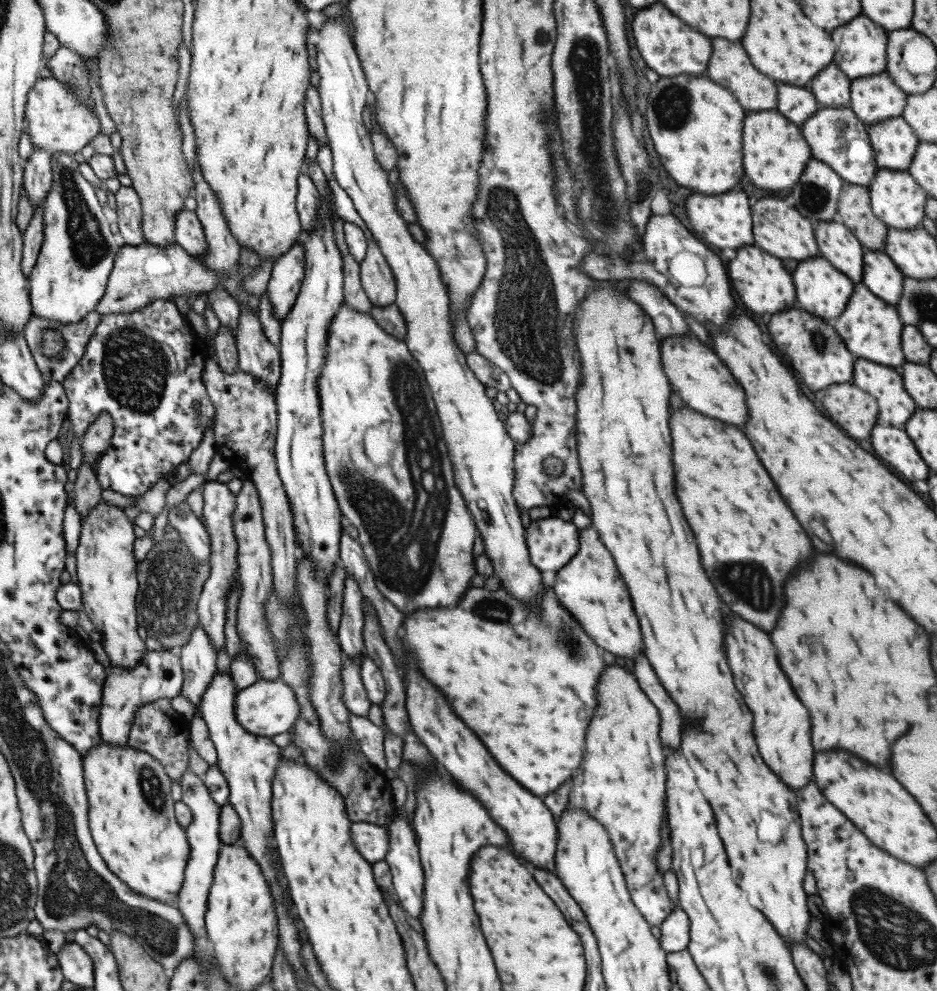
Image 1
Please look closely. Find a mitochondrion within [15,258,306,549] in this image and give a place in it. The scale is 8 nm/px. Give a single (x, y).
(135, 366)

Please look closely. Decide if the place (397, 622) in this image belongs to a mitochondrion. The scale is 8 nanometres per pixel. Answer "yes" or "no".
no

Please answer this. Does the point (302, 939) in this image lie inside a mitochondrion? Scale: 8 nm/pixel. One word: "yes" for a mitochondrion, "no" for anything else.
no

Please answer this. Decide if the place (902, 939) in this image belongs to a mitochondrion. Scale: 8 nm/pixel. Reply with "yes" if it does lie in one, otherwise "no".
yes

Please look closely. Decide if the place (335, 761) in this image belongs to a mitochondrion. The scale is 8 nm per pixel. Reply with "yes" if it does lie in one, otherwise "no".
yes

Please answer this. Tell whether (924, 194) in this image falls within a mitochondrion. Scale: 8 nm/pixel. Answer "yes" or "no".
no

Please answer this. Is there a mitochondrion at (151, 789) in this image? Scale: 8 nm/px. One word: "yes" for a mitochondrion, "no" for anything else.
yes

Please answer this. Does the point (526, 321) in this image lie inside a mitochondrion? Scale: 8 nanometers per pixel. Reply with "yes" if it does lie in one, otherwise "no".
yes

